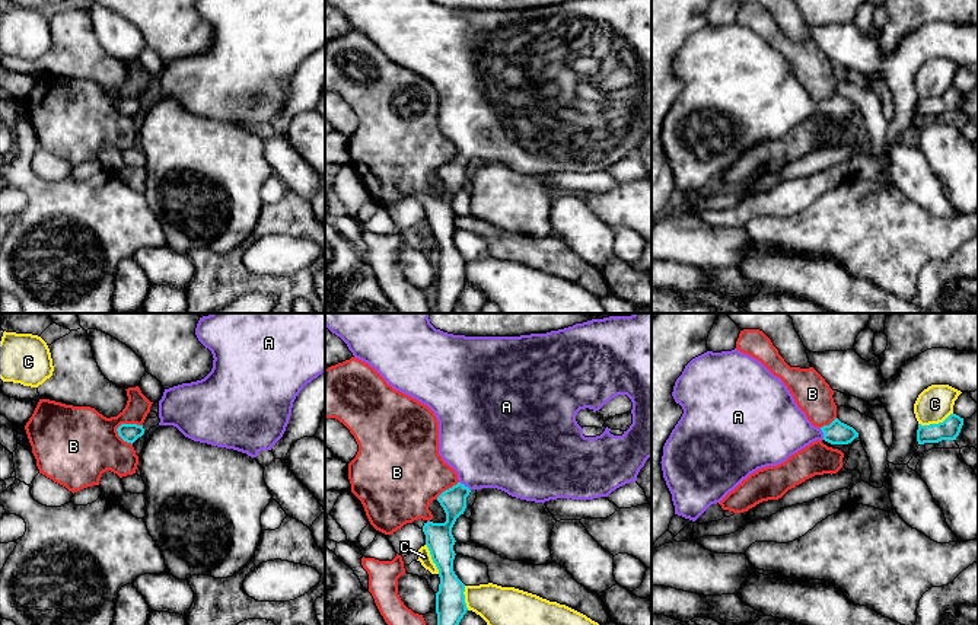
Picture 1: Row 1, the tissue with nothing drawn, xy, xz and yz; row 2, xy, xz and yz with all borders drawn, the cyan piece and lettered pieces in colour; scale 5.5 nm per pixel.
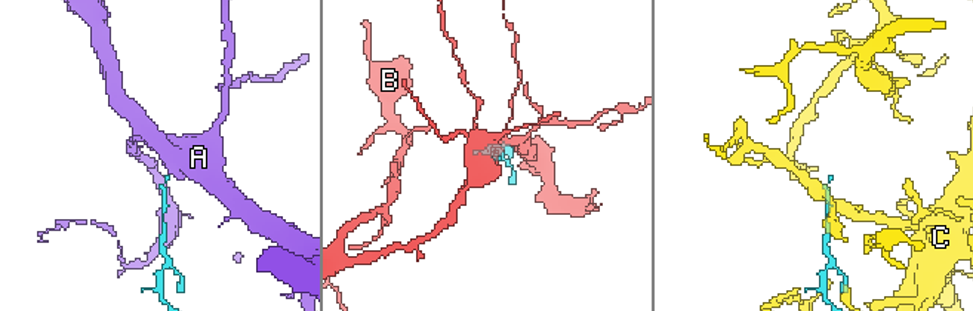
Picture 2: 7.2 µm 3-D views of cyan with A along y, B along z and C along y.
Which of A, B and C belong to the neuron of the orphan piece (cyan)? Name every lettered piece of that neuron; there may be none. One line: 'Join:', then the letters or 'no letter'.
Join: A

